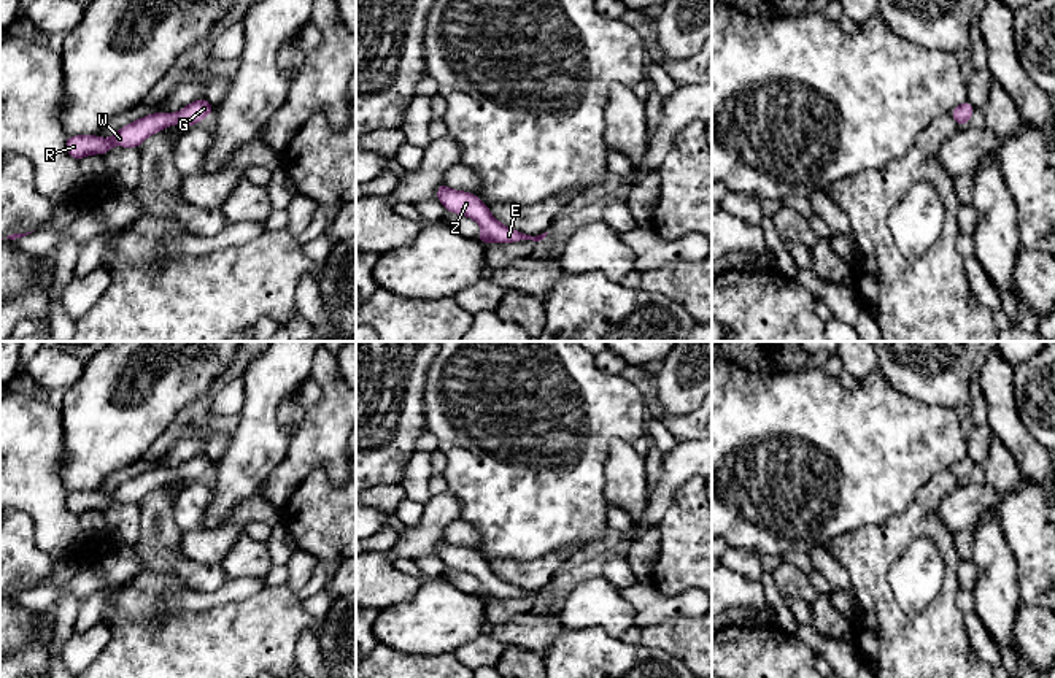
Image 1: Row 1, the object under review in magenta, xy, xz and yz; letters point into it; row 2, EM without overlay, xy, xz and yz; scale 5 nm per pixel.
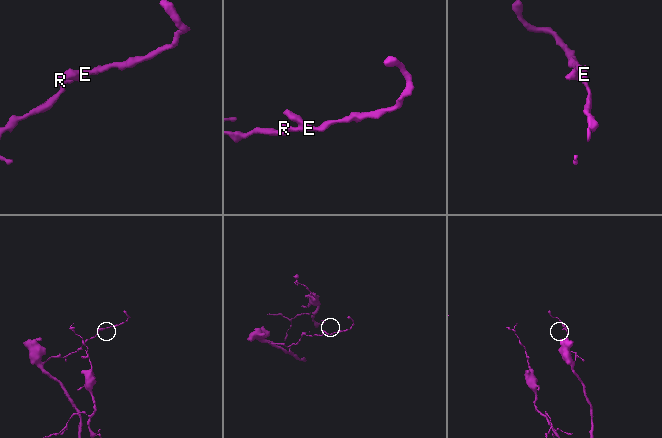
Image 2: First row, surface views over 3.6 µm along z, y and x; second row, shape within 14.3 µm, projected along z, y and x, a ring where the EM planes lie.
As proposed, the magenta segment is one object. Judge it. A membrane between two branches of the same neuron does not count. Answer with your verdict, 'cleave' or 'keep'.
keep

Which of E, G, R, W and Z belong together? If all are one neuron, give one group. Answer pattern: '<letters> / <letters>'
E G R W Z

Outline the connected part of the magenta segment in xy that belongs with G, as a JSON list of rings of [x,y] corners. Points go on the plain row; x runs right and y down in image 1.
[[[199,454],[178,468],[153,468],[129,478],[110,494],[100,494],[97,491],[67,492],[65,505],[75,516],[79,516],[94,510],[105,511],[113,502],[140,503],[148,492],[173,480],[183,480],[186,483],[195,481],[203,473],[208,473],[213,468],[213,464],[214,462],[208,456]]]

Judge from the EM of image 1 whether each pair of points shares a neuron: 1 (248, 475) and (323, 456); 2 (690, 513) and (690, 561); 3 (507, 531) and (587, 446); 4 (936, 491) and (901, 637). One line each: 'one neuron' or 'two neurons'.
1: two neurons
2: one neuron
3: one neuron
4: one neuron

